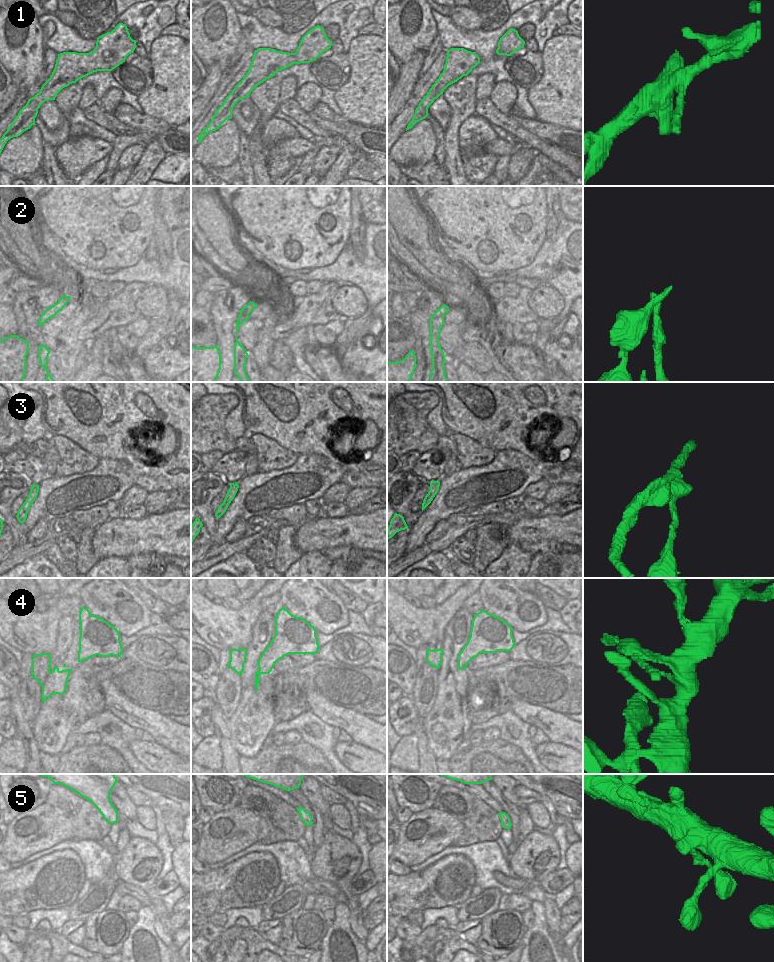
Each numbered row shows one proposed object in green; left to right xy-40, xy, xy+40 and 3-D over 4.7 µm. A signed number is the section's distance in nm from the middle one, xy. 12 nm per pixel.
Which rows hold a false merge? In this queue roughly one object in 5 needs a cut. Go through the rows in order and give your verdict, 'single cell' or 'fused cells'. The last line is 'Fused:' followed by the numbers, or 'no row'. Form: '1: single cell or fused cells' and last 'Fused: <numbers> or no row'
1: single cell
2: fused cells
3: single cell
4: fused cells
5: single cell
Fused: 2, 4

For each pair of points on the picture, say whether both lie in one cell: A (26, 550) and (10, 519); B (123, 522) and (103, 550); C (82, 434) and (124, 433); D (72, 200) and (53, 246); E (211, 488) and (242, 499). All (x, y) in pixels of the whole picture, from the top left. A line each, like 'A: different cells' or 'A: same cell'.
A: different cells
B: same cell
C: same cell
D: different cells
E: different cells

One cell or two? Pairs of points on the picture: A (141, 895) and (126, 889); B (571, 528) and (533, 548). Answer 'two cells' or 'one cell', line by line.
A: one cell
B: two cells

